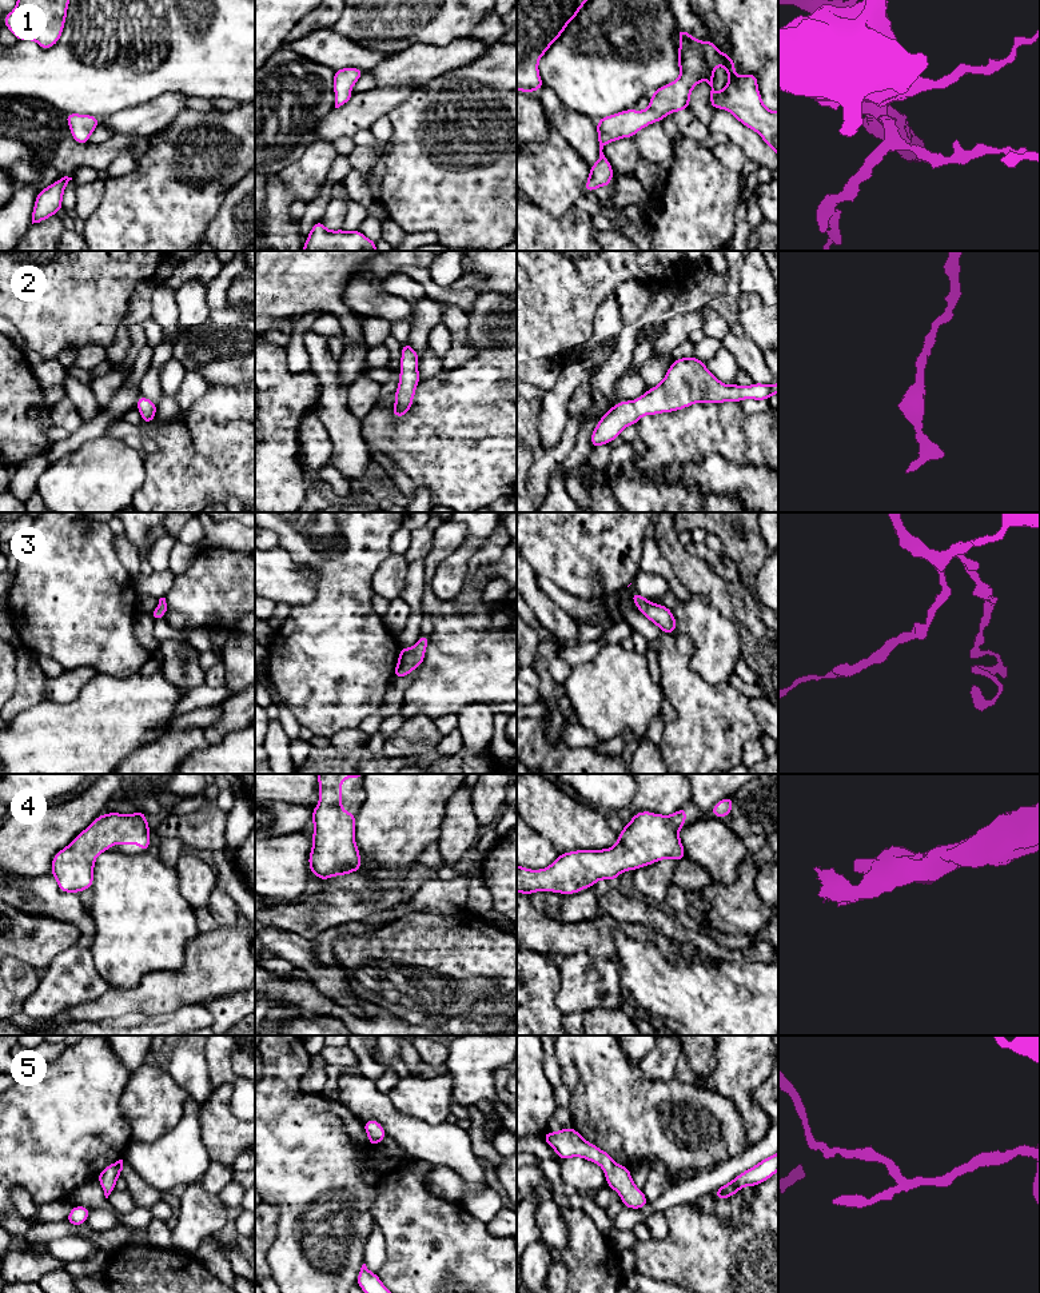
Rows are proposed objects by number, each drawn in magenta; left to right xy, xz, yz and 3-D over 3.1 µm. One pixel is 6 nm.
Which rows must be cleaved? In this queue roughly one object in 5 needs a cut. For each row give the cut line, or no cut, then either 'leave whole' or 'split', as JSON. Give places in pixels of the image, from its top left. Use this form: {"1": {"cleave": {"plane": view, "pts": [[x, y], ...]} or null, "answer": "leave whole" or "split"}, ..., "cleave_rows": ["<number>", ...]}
{"1": {"cleave": null, "answer": "leave whole"}, "2": {"cleave": null, "answer": "leave whole"}, "3": {"cleave": null, "answer": "leave whole"}, "4": {"cleave": null, "answer": "leave whole"}, "5": {"cleave": null, "answer": "leave whole"}, "cleave_rows": []}

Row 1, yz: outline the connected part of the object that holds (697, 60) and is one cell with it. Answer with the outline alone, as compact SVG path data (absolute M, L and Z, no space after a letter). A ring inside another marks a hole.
M682 28L677 31L677 37L681 40L677 60L680 77L650 95L647 109L626 109L597 121L599 157L590 167L585 192L611 184L614 171L602 152L607 143L633 137L649 124L662 121L668 113L688 109L692 89L704 79L712 87L712 108L729 111L740 123L756 131L778 156L778 111L772 112L762 104L756 73L738 77L732 55L718 51L712 39L700 41ZM720 64L725 67L729 81L722 92L716 92L714 69Z

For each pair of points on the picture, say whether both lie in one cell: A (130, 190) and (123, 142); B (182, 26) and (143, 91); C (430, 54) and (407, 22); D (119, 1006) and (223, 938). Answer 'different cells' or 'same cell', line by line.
A: different cells
B: same cell
C: different cells
D: same cell

